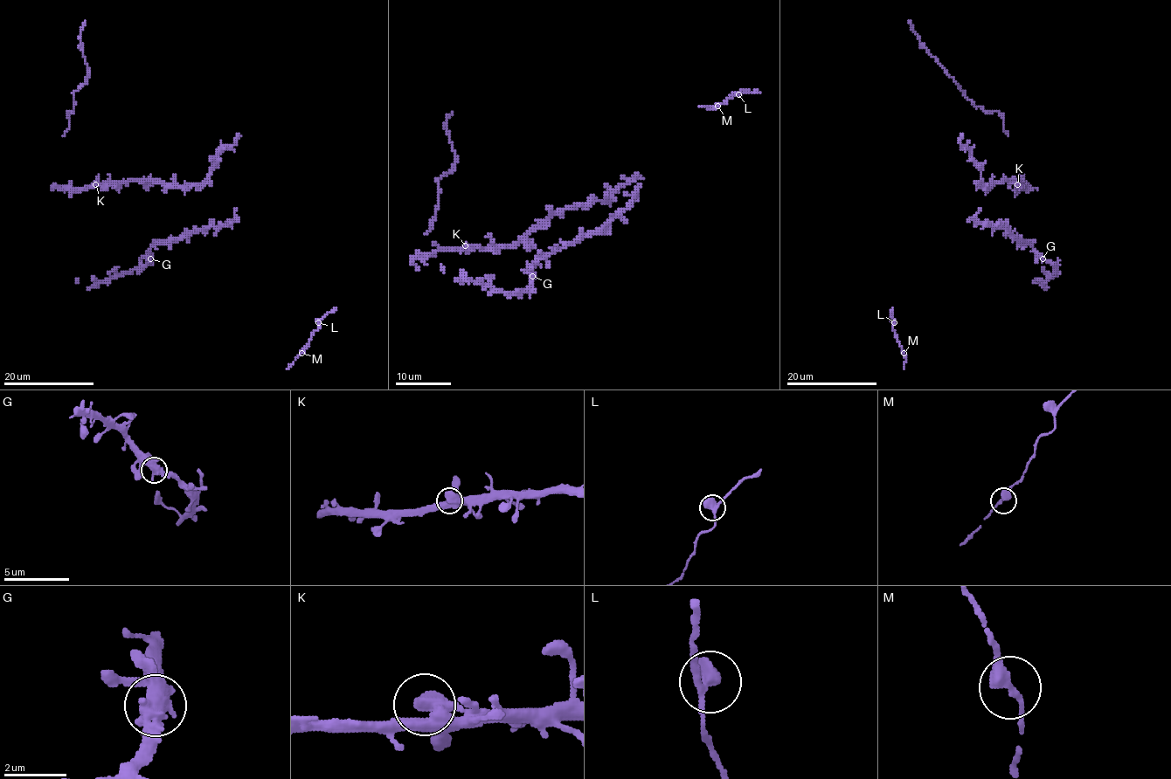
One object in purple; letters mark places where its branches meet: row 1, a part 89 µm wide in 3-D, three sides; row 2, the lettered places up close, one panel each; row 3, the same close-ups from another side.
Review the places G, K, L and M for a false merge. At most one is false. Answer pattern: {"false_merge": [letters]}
{"false_merge": []}

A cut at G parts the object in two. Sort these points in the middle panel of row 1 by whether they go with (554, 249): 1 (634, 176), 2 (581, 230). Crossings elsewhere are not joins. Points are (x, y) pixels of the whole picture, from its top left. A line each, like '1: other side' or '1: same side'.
1: other side
2: same side

